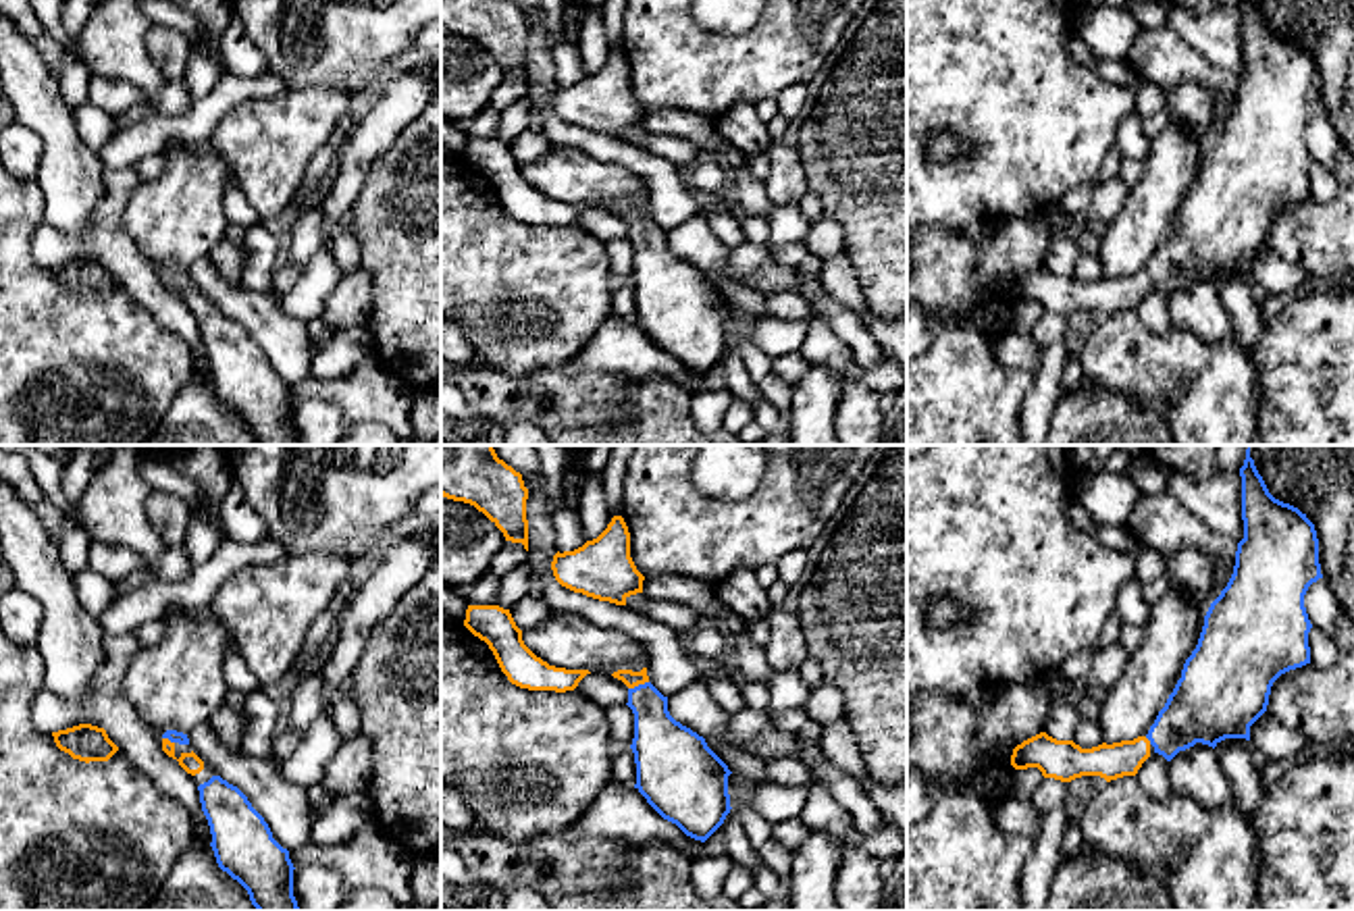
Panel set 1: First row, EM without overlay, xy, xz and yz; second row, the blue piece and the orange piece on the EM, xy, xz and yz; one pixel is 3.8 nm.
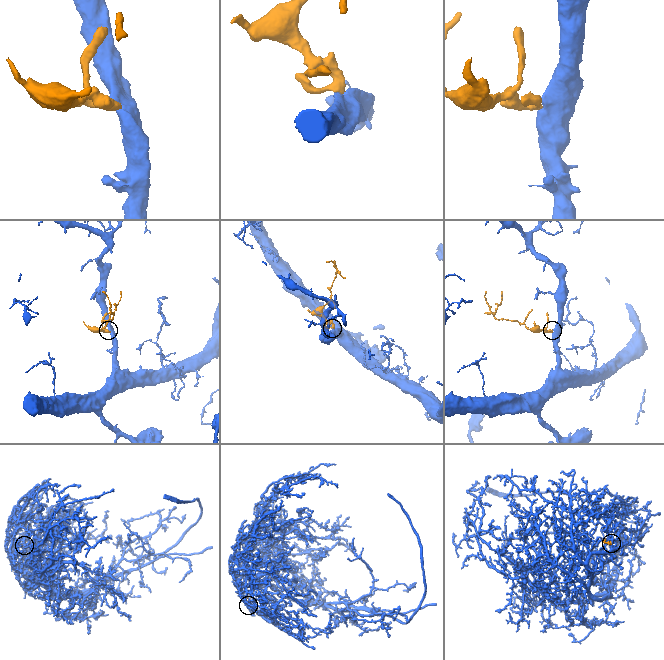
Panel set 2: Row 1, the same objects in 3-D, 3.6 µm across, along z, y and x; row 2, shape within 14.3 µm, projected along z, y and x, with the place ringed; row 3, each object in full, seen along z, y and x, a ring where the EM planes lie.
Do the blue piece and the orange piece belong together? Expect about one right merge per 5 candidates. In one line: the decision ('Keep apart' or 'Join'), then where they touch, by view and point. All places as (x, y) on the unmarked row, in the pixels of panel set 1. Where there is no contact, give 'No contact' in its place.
Join. Touches blue at xz (639, 219)

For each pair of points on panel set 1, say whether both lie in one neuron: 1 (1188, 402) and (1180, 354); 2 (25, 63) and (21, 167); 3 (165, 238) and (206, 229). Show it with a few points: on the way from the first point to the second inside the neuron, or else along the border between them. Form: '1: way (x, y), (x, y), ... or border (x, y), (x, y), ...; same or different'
1: way (1196, 389), (1196, 379), (1184, 367); same
2: border (21, 123), (42, 144), (40, 169), (36, 173); different
3: way (175, 229), (196, 229); same

